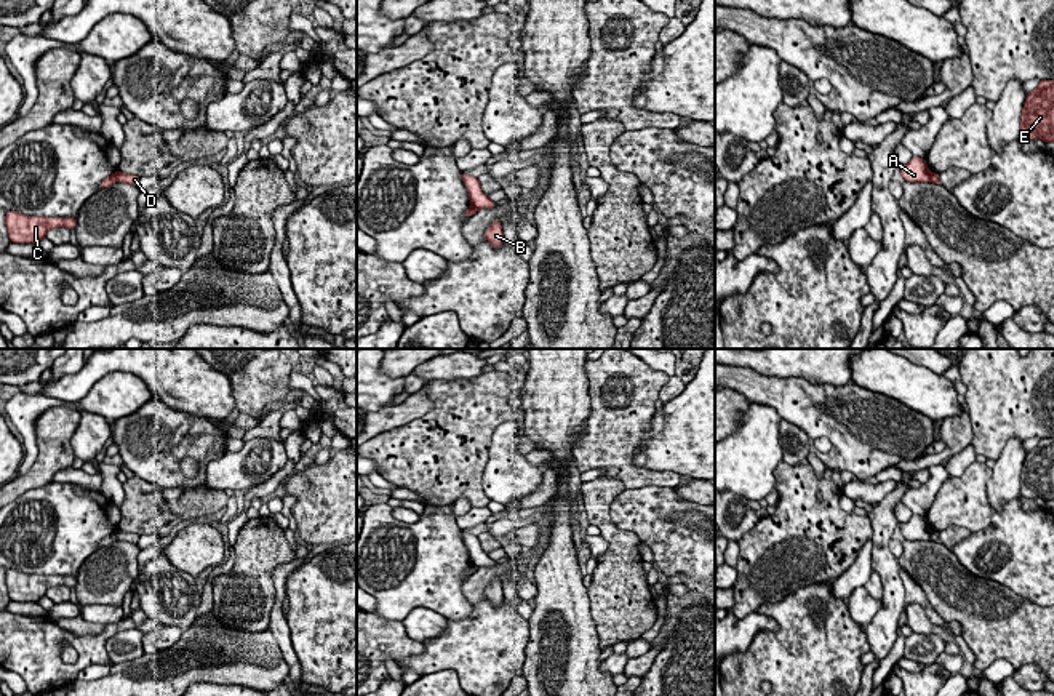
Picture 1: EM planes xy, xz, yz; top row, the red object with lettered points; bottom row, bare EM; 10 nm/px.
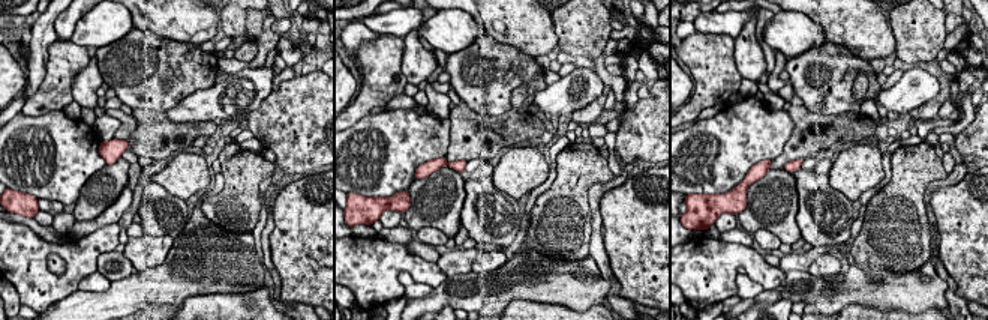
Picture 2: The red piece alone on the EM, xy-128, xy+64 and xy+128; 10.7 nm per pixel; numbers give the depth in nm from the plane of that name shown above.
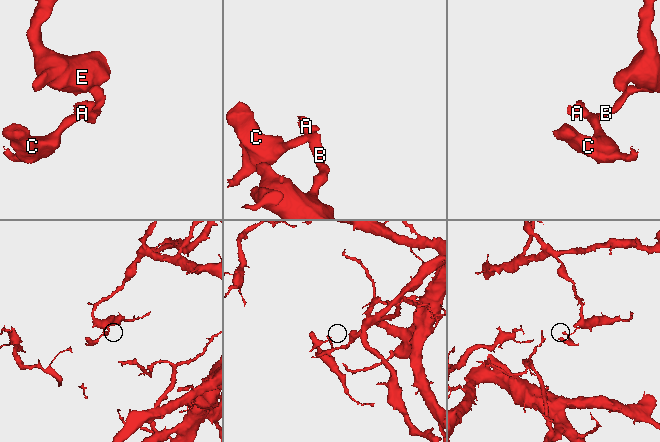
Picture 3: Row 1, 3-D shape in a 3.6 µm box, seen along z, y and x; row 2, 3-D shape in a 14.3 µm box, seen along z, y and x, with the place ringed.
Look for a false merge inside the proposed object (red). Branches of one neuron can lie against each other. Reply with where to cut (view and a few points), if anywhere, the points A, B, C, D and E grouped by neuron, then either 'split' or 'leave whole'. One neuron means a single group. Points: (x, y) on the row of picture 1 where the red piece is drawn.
xy (114, 173), (117, 181) | A B D E / C | split

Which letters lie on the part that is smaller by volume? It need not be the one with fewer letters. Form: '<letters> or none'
C

